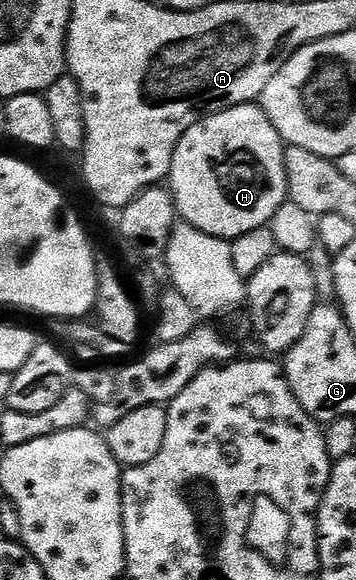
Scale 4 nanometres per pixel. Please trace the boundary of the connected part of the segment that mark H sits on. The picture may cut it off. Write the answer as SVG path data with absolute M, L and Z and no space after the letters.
M255 102L196 119L194 126L181 138L173 156L169 187L175 197L176 213L205 234L230 242L241 234L249 234L249 230L268 227L279 207L289 200L284 138Z

